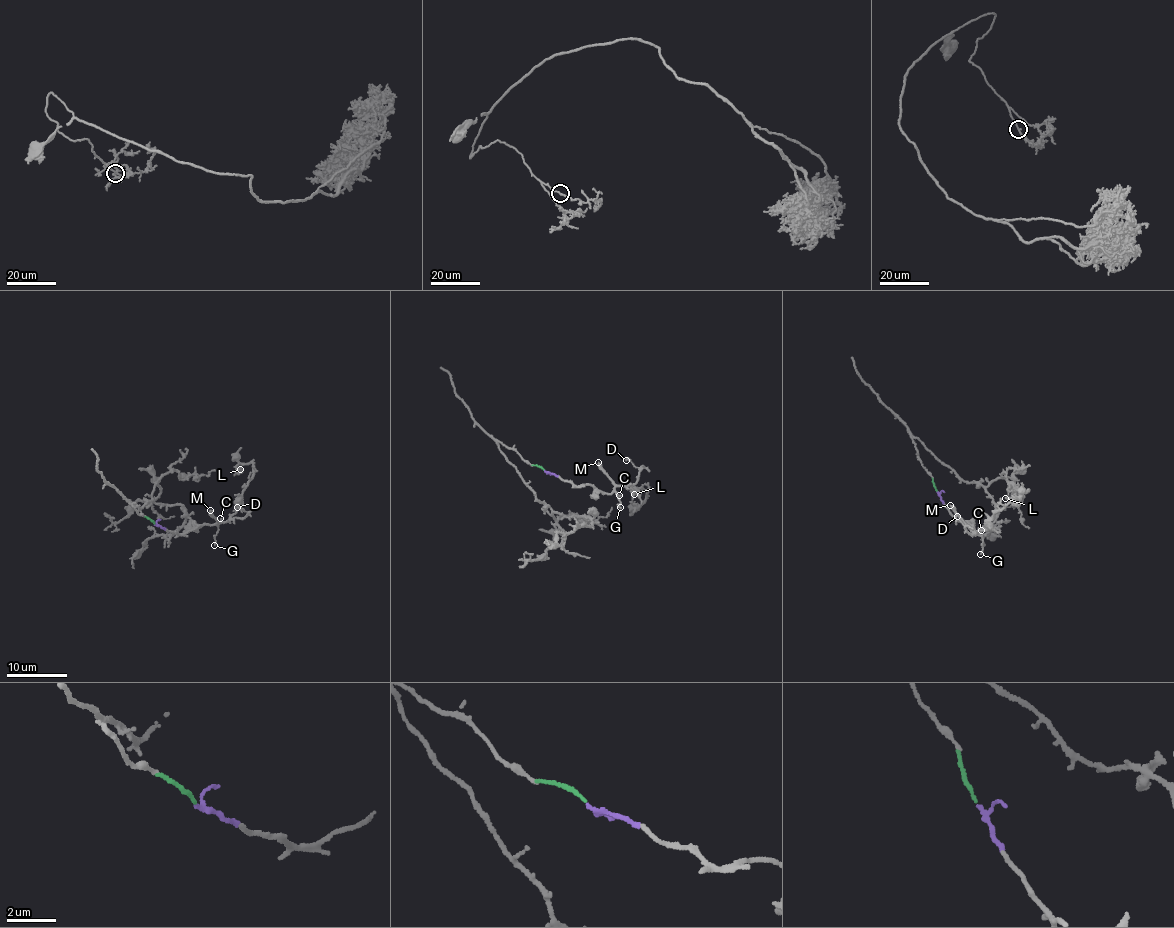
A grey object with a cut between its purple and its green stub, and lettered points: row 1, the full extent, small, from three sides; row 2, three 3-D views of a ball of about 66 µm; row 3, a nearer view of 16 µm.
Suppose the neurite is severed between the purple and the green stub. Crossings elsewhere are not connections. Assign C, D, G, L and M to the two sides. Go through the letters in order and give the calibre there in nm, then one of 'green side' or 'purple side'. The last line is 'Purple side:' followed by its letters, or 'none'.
C: 100 nm | purple side
D: 160 nm | purple side
G: 100 nm | purple side
L: 100 nm | purple side
M: 320 nm | purple side
Purple side: C, D, G, L, M

